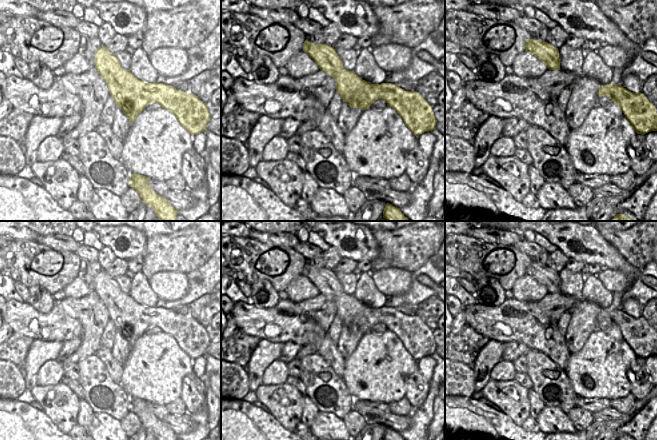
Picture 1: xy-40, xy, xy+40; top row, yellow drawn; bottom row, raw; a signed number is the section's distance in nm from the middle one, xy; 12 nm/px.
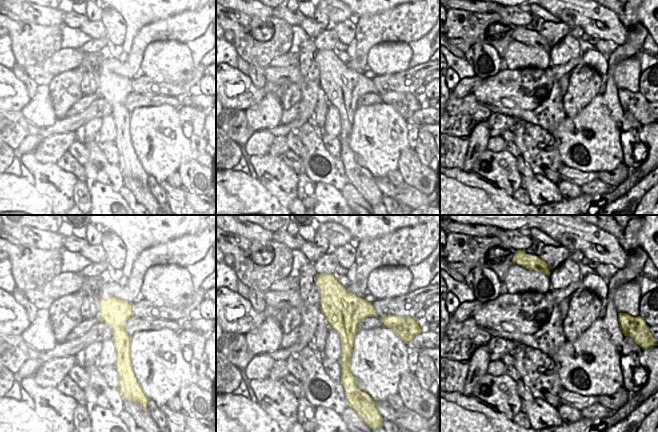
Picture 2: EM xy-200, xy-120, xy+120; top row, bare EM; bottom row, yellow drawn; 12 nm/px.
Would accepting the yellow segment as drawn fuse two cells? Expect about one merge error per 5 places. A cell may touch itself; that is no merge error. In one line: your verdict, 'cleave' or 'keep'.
keep

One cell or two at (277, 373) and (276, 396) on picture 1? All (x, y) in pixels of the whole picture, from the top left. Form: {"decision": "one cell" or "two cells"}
{"decision": "two cells"}

